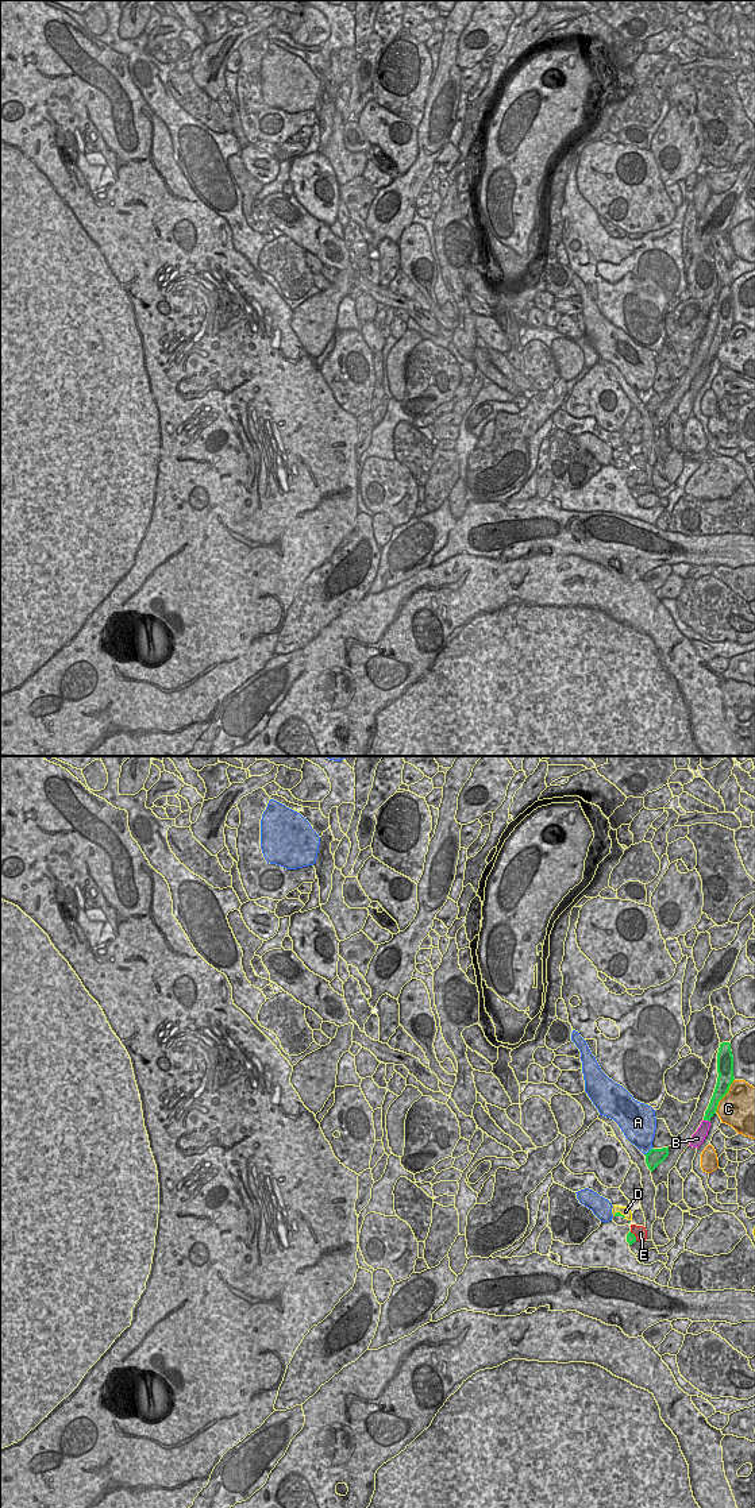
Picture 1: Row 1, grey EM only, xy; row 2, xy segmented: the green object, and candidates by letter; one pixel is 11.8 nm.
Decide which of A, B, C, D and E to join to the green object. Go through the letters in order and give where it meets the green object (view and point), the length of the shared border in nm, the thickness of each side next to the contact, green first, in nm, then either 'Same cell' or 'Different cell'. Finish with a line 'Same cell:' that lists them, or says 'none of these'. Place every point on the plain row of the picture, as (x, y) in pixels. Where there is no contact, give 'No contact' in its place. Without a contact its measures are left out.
A: Touches green at xy (648, 396). Shared border 130 nm. Thickness 200 nm (green) against 320 nm. Different cell
B: Touches green at xy (707, 363). Shared border 90 nm. Thickness 120 nm (green) against 140 nm. Different cell
C: Touches green at xy (725, 338). Shared border 460 nm. Thickness 190 nm (green) against 420 nm. Different cell
D: Touches green at xy (620, 458). Shared border 160 nm. Thickness 60 nm (green) against 120 nm. Different cell
E: Touches green at xy (634, 479). Shared border 140 nm. Thickness 120 nm (green) against 160 nm. Different cell
Same cell: none of these

